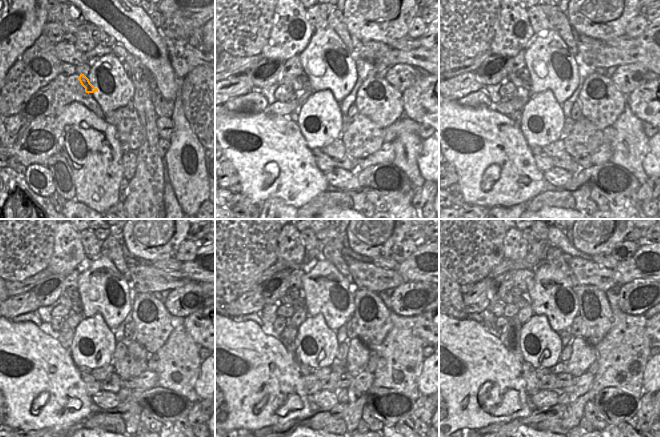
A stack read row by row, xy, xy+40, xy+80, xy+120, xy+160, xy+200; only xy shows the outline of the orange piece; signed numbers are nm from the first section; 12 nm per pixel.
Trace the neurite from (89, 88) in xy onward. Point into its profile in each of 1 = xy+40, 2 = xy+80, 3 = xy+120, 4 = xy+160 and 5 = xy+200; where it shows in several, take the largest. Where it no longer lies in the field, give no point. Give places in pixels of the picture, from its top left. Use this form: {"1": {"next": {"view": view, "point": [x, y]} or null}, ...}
{"1": {"next": {"view": "xy+40", "point": [306, 85]}}, "2": {"next": {"view": "xy+80", "point": [523, 73]}}, "3": {"next": {"view": "xy+120", "point": [74, 295]}}, "4": {"next": {"view": "xy+160", "point": [298, 296]}}, "5": {"next": {"view": "xy+200", "point": [521, 299]}}}

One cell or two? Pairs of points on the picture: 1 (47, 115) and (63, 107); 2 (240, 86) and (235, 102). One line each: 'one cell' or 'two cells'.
1: one cell
2: two cells

